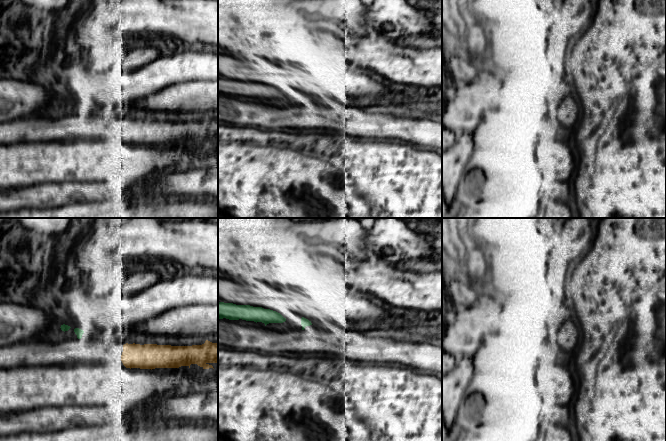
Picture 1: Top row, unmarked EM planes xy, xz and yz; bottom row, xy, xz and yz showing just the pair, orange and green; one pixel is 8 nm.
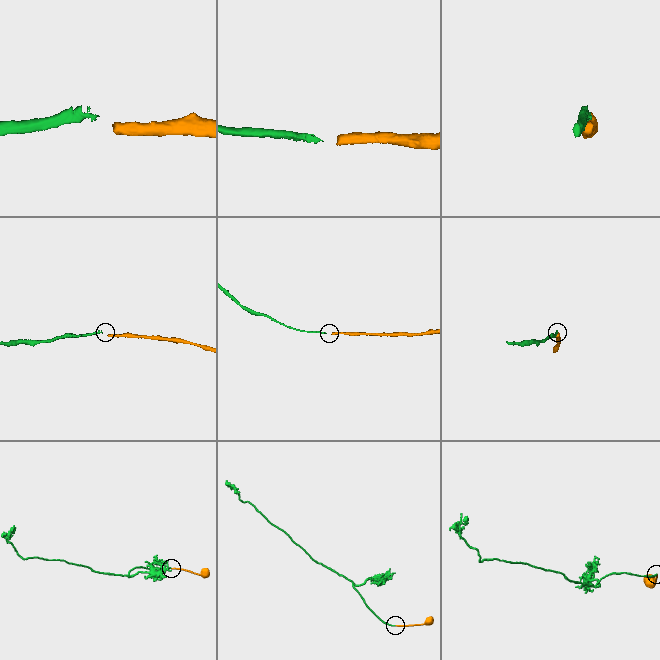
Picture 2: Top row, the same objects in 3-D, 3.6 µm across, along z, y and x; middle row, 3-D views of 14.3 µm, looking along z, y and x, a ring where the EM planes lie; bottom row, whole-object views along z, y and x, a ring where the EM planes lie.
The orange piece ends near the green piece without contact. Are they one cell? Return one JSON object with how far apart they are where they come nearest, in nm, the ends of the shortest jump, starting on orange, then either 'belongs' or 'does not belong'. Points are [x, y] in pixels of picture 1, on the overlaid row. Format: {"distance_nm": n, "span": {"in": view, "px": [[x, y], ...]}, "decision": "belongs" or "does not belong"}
{"distance_nm": 340, "span": {"in": "xy", "px": [[123, 345], [83, 332]]}, "decision": "does not belong"}

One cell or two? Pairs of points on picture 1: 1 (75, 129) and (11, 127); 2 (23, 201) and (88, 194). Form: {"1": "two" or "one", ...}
{"1": "one", "2": "one"}

